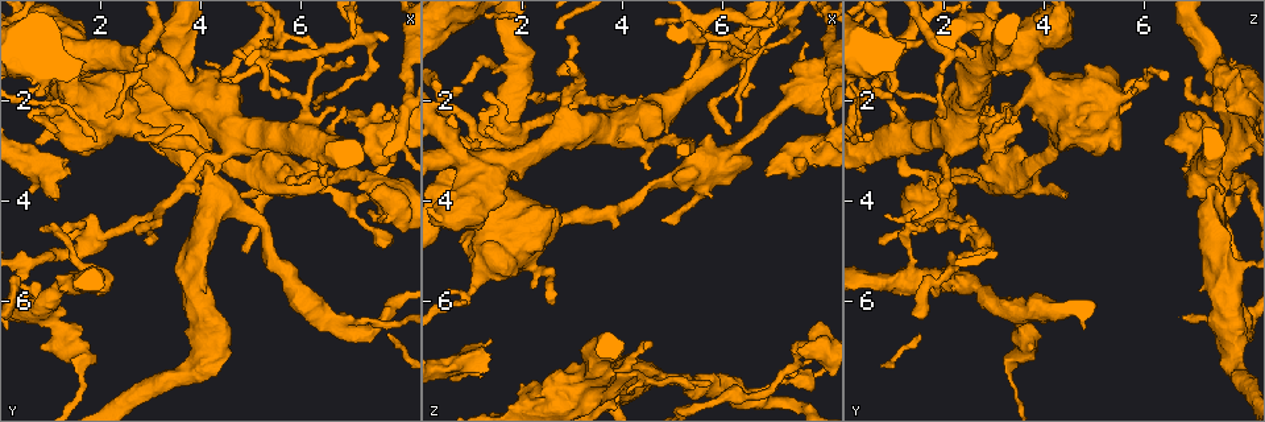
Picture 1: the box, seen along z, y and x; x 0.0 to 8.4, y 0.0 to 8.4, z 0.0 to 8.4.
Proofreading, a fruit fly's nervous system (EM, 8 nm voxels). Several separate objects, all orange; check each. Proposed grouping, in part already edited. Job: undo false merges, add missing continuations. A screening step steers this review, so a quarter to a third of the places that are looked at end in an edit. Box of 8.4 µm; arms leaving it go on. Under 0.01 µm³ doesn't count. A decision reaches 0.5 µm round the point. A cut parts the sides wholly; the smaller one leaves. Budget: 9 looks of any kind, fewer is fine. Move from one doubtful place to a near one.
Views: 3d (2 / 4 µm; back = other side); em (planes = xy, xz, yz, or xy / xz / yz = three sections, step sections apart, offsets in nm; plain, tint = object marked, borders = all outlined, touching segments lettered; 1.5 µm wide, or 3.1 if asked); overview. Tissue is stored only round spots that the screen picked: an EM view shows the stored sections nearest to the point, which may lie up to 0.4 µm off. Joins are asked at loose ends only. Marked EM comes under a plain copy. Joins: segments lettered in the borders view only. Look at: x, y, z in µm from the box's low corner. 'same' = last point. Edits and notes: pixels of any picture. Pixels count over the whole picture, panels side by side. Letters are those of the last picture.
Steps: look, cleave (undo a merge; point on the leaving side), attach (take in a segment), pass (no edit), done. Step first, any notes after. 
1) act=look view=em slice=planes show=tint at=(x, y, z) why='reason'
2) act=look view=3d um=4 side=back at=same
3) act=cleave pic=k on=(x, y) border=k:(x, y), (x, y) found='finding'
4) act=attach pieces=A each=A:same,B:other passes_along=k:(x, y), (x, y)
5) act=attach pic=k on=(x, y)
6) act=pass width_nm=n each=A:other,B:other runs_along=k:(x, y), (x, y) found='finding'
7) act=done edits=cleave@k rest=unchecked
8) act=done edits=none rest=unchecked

act=look view=3d um=2 at=(3.00, 4.85, 0.75) why='thin end'

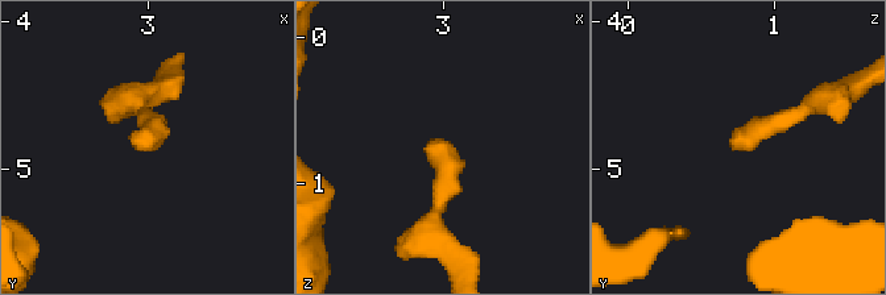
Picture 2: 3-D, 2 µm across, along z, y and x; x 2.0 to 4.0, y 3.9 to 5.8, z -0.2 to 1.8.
act=look view=em slice=yz step=4 show=tint at=(2.94, 4.88, 0.76) why='now the EM'

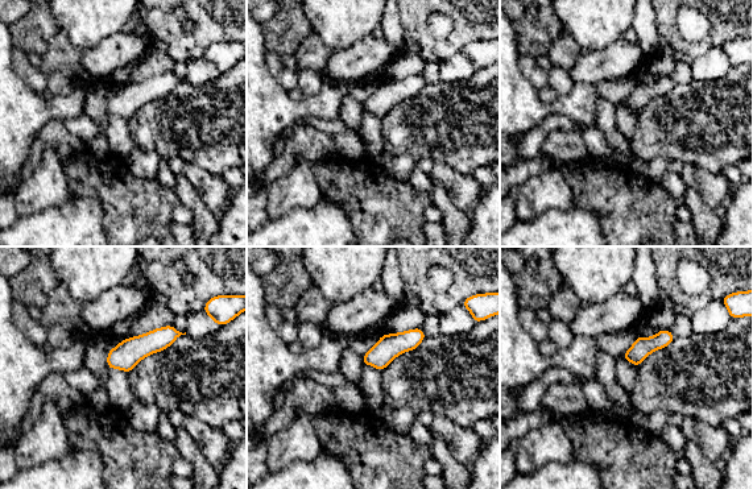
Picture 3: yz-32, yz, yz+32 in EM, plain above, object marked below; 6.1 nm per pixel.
act=look view=em slice=planes show=borders at=same why='cut it another way'

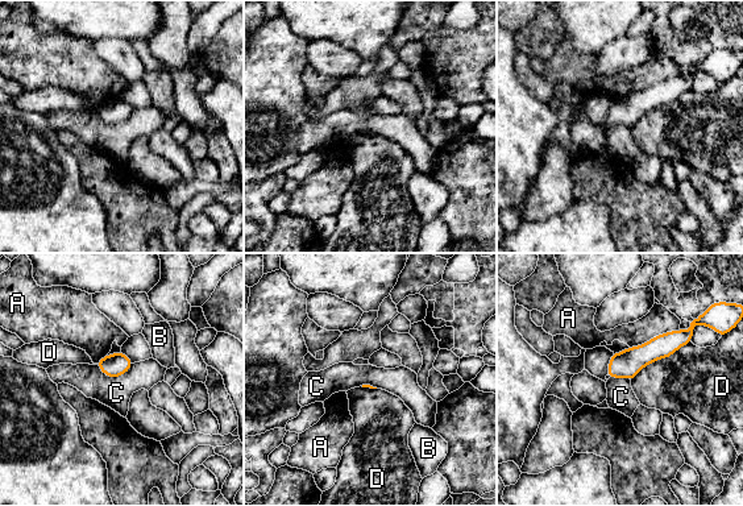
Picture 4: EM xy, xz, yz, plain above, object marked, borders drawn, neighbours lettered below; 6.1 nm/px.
act=pass each=A:other,B:other,C:other,D:other runs_along=4:(684, 337), (675, 339), (610, 372) found='none of them fits'

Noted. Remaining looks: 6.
act=look view=3d um=2 side=back at=(7.70, 4.25, 0.90) why='free end'

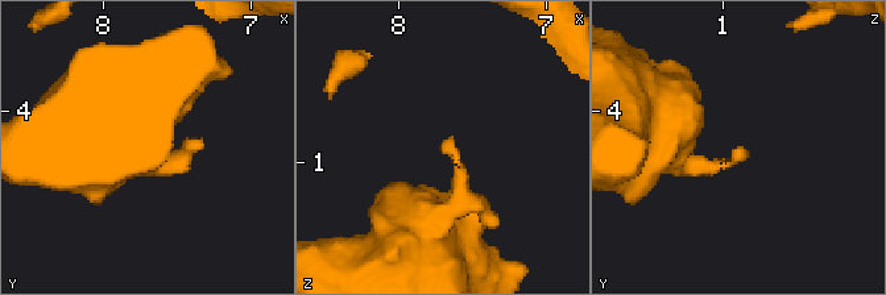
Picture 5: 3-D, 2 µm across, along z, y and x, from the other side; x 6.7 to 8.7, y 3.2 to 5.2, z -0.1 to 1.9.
act=look view=em slice=xz step=4 show=tint at=(7.68, 4.24, 0.88)

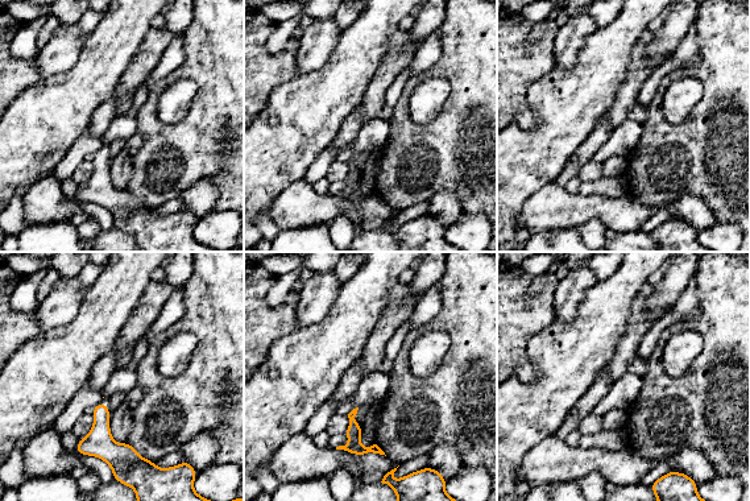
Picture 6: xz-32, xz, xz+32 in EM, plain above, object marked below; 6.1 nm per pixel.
act=look view=em slice=planes show=borders at=same why='another direction'

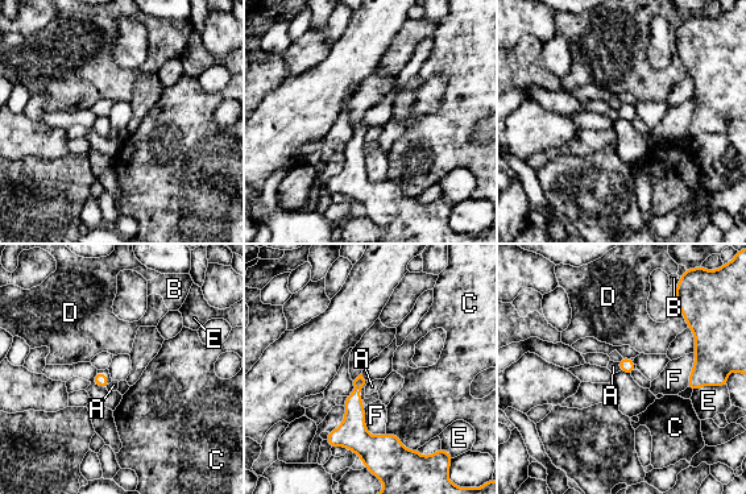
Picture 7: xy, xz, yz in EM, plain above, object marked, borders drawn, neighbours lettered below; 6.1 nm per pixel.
act=pass each=A:other,B:other,C:other,D:other,E:other,F:other border=7:(617, 362), (620, 370) found='no lettered segment goes on from it'

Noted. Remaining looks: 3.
act=look view=3d um=2 at=(6.80, 2.30, 3.45) why='thick end'

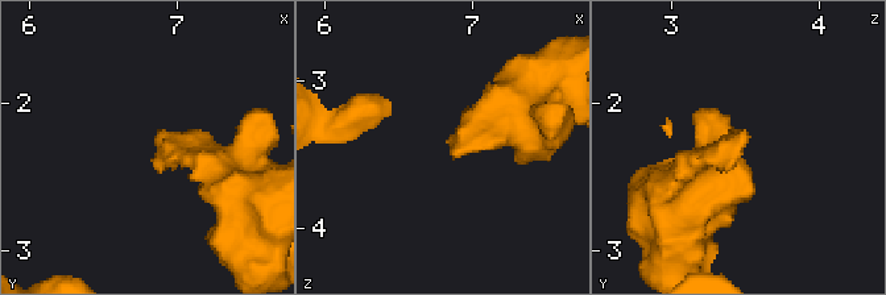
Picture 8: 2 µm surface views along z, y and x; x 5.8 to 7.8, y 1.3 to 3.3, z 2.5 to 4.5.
act=look view=em slice=planes show=tint at=(6.84, 2.28, 3.46)

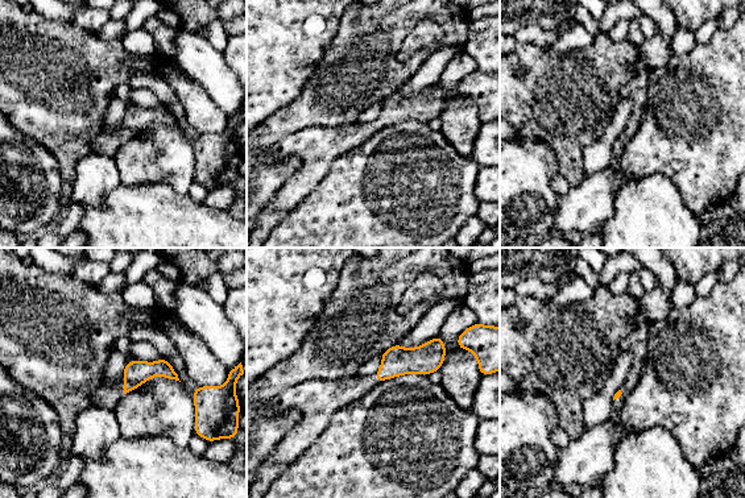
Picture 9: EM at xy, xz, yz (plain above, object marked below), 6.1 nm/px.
act=look view=em slice=planes show=borders at=same

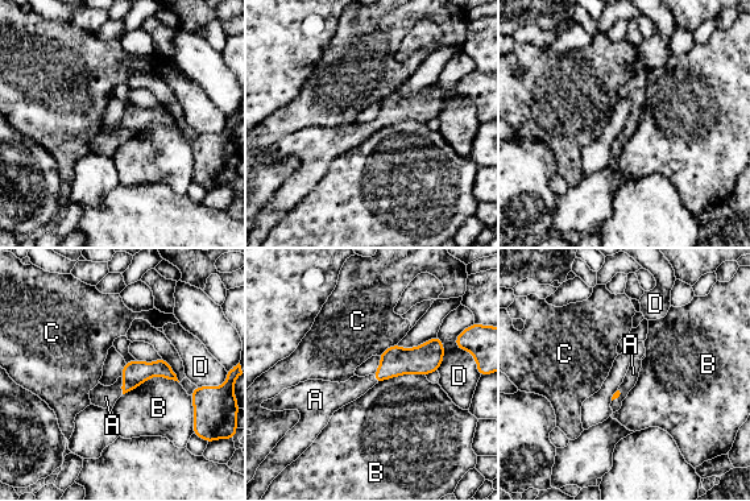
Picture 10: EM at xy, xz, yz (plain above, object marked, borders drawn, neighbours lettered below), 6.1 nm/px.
act=attach pieces=A each=A:same,B:other,C:other,D:other passes_along=10:(135, 373), (123, 385), (106, 397) found='the neuron continues'

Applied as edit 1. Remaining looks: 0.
act=done edits=attach@10 rest=unchecked

